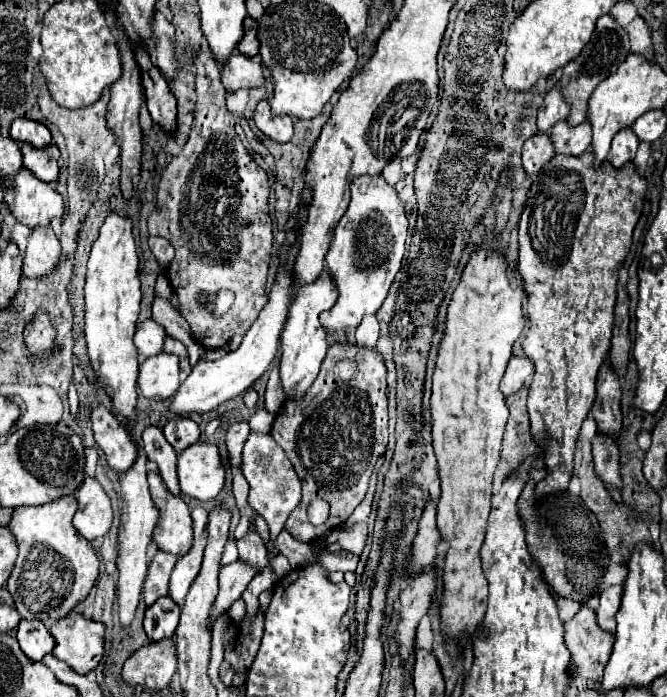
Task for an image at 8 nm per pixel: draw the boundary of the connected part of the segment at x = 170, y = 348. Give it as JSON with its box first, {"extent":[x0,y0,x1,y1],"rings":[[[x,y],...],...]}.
{"extent":[163,336,191,376],"rings":[[[167,336],[163,350],[169,352],[169,354],[177,354],[179,356],[179,366],[181,366],[181,372],[185,376],[191,372],[191,366],[189,366],[189,360],[187,360],[187,348],[179,340],[173,340],[171,336]]]}

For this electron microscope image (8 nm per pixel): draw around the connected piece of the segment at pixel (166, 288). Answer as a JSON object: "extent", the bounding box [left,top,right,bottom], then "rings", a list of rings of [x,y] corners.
{"extent":[155,272,171,298],"rings":[[[163,272],[157,276],[155,294],[157,294],[157,296],[163,296],[163,298],[169,298],[169,296],[171,296],[171,286],[169,286],[169,280],[167,280],[167,276],[165,276]]]}

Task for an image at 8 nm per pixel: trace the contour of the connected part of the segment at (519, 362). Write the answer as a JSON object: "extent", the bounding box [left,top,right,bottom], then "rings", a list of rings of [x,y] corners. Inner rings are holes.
{"extent":[501,356,533,396],"rings":[[[513,356],[507,364],[507,370],[501,380],[501,392],[505,396],[515,394],[531,374],[533,374],[533,362],[525,356]]]}

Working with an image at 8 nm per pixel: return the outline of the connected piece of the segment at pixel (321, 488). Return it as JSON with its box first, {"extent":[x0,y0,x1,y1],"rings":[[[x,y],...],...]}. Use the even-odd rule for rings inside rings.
{"extent":[271,342,387,542],"rings":[[[331,342],[319,376],[303,396],[305,400],[285,400],[277,412],[271,436],[287,452],[303,484],[303,504],[285,522],[285,530],[295,540],[319,542],[327,530],[343,526],[363,500],[373,466],[387,448],[385,376],[383,356],[375,348]],[[311,498],[325,498],[331,504],[331,514],[321,526],[313,526],[307,518]]]}

